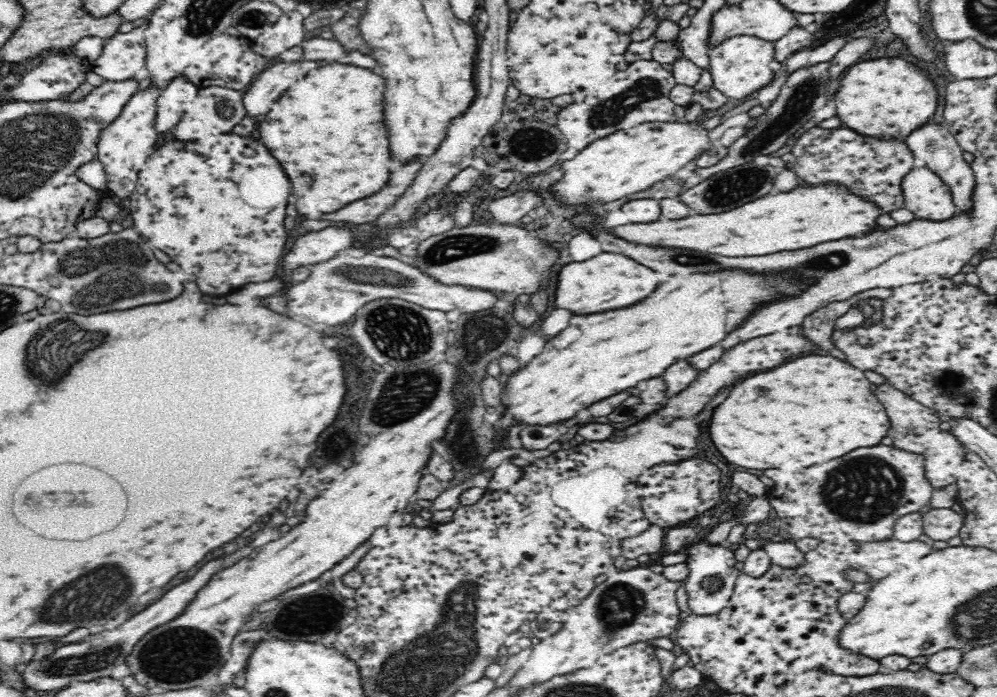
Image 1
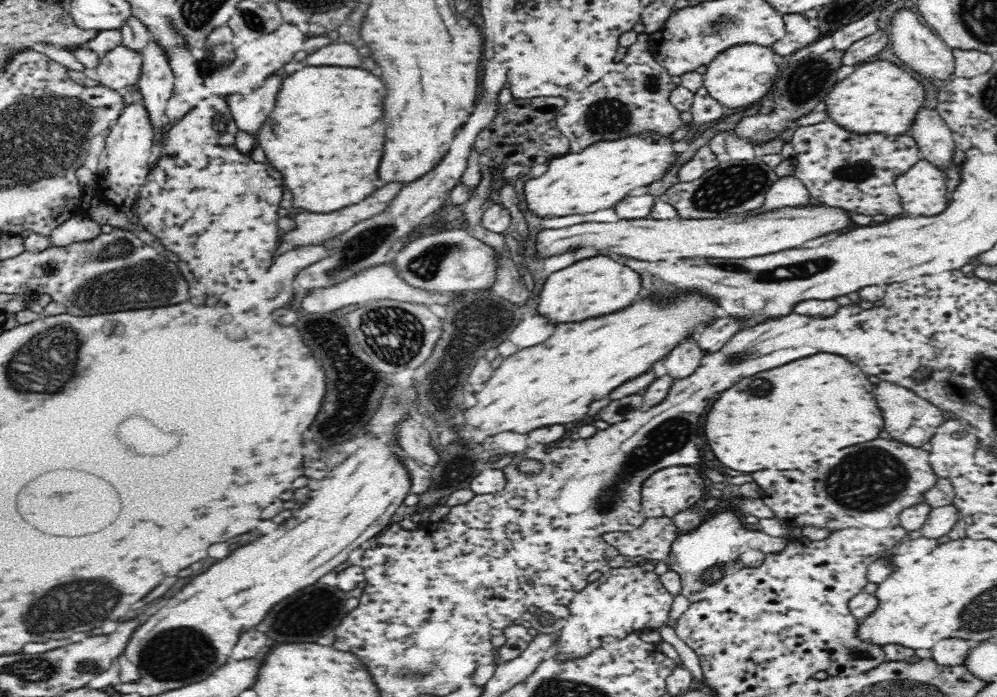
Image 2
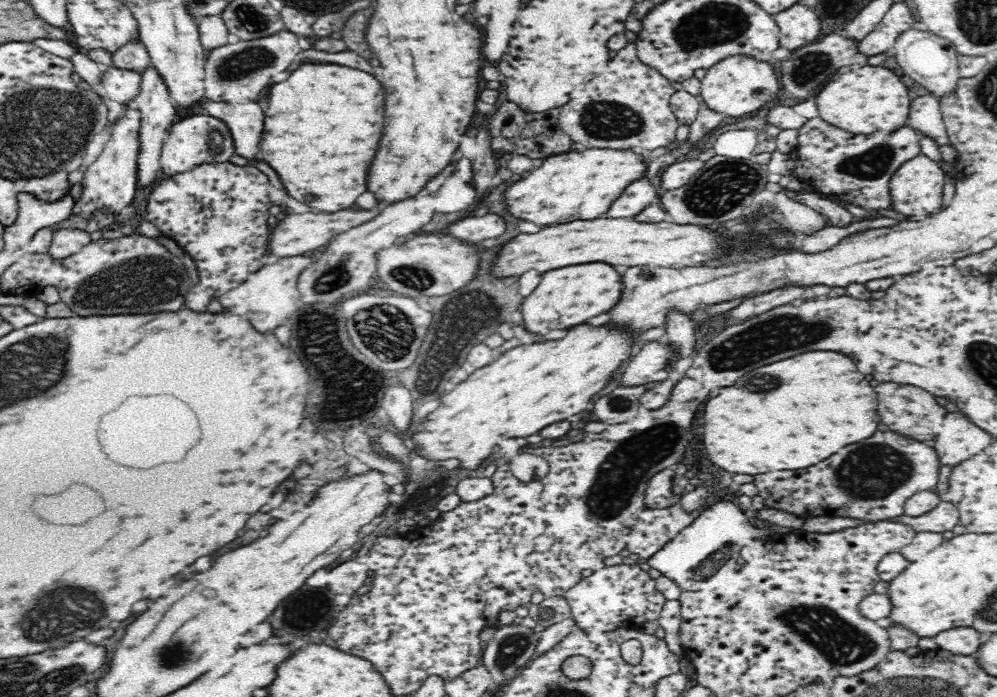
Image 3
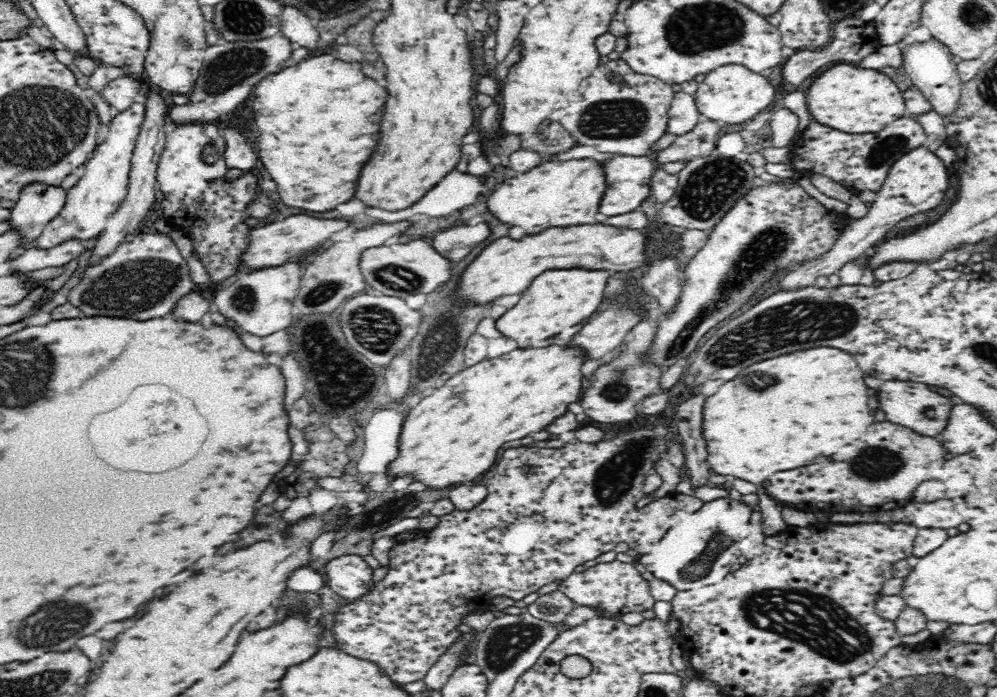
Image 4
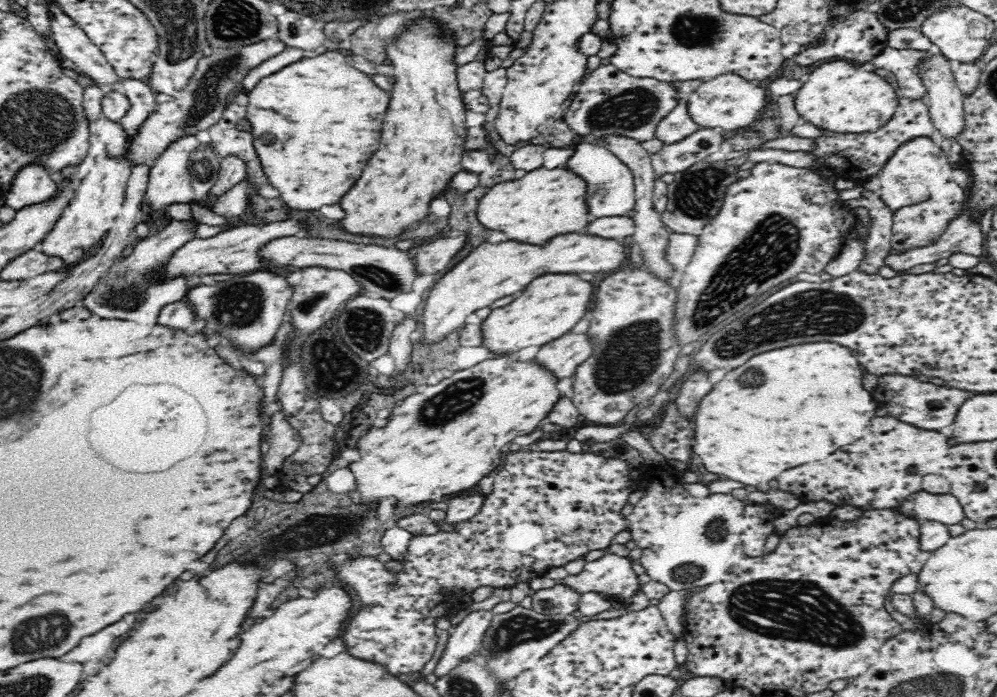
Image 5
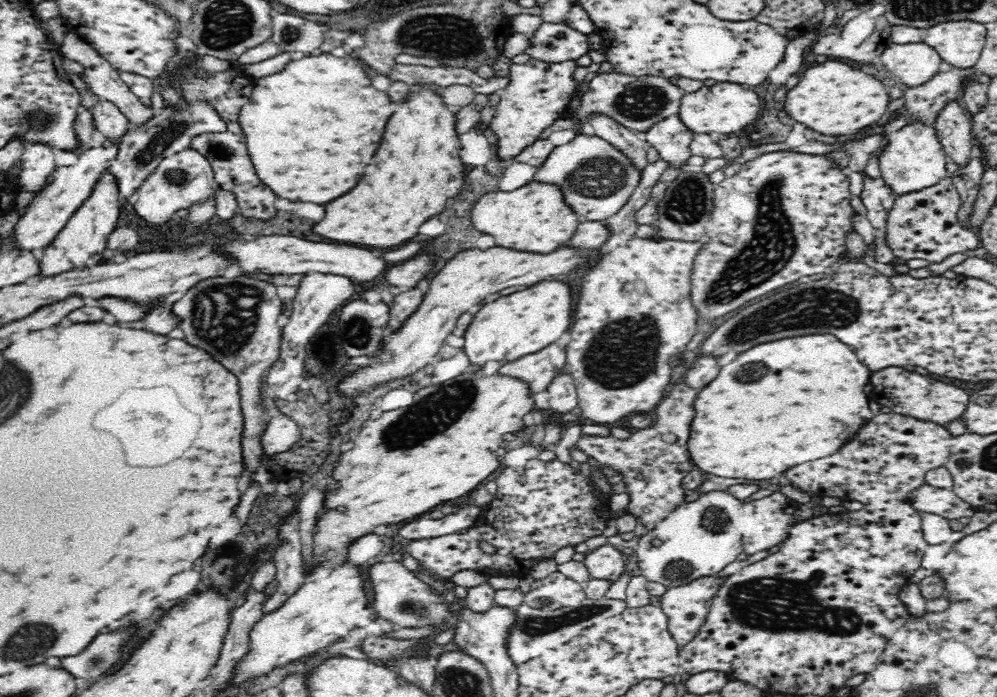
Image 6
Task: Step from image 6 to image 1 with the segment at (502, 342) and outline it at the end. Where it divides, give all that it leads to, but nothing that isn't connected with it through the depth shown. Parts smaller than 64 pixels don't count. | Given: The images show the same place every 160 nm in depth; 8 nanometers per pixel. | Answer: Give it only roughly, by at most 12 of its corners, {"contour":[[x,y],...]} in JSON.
{"contour":[[602,252],[566,264],[556,309],[594,314],[654,292],[656,272]]}

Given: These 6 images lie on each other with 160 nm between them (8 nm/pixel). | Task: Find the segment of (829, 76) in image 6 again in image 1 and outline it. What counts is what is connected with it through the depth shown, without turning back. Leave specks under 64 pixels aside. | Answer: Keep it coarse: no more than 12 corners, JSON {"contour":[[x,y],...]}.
{"contour":[[902,58],[852,66],[836,117],[876,138],[930,122],[938,89]]}

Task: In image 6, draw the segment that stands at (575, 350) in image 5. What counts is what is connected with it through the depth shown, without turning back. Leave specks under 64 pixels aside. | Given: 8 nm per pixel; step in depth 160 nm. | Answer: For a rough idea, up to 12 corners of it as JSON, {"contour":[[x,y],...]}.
{"contour":[[552,343],[504,363],[496,374],[546,393],[567,369],[566,351]]}

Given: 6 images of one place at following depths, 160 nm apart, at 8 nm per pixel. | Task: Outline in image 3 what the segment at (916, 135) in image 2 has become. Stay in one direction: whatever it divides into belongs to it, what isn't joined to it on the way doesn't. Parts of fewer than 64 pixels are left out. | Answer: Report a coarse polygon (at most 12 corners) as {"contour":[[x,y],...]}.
{"contour":[[920,95],[910,104],[906,126],[949,144],[940,100]]}

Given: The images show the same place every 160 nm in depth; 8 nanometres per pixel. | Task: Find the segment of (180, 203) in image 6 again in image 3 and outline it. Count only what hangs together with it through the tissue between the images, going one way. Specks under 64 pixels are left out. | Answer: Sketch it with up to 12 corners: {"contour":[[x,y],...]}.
{"contour":[[194,115],[166,134],[159,160],[167,179],[229,161],[224,122]]}

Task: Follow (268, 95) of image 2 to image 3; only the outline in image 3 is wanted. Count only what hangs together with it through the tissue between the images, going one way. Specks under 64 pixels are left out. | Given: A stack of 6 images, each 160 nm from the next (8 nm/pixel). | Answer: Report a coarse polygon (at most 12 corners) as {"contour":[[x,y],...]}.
{"contour":[[258,102],[195,103],[224,122],[235,154],[258,154],[264,112]]}

